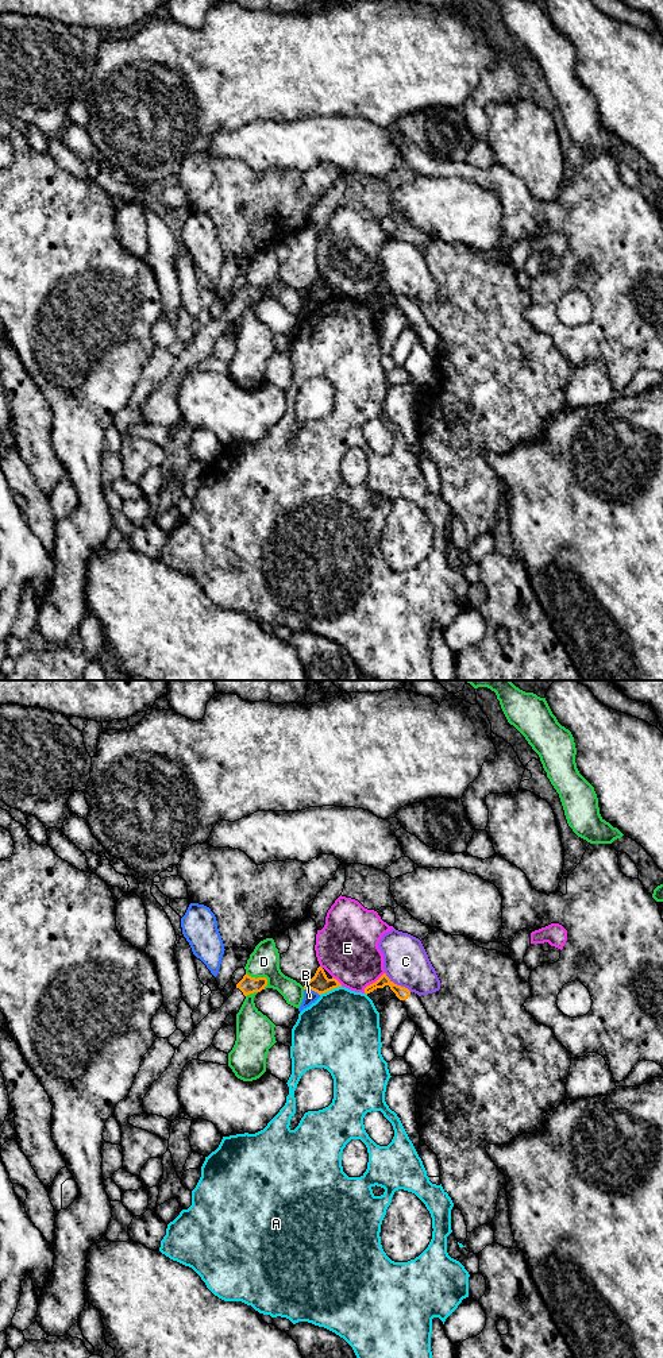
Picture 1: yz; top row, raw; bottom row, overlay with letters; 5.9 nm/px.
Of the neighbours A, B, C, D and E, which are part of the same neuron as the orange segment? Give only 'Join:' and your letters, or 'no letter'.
Join: no letter

